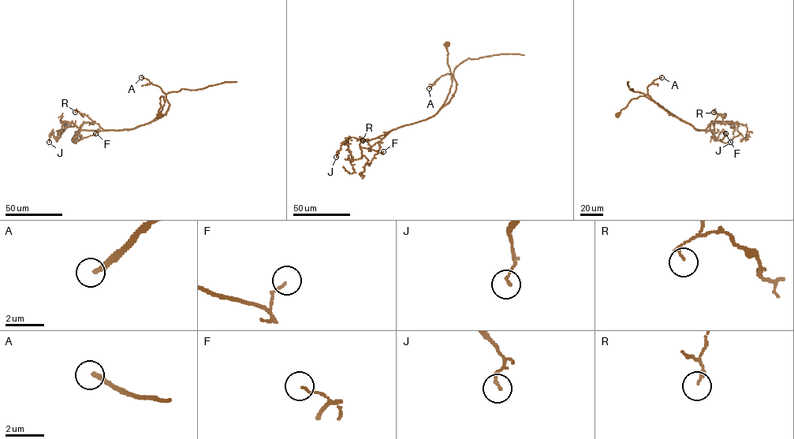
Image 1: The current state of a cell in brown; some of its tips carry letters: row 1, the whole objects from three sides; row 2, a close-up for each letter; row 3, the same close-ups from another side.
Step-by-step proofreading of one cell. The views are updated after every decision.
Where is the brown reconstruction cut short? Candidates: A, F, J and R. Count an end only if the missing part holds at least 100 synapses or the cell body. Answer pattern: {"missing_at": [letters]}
{"missing_at": ["A"]}

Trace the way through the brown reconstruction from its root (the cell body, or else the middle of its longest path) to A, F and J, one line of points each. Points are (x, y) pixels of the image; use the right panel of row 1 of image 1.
A: (617, 115), (631, 99), (643, 95), (654, 101), (682, 120), (660, 107), (648, 94), (647, 87), (661, 77)
F: (617, 115), (631, 99), (645, 96), (695, 129), (714, 130), (715, 140), (723, 139), (725, 133)
J: (617, 115), (631, 99), (645, 96), (698, 130), (713, 130), (711, 121), (715, 137), (723, 129), (730, 142)

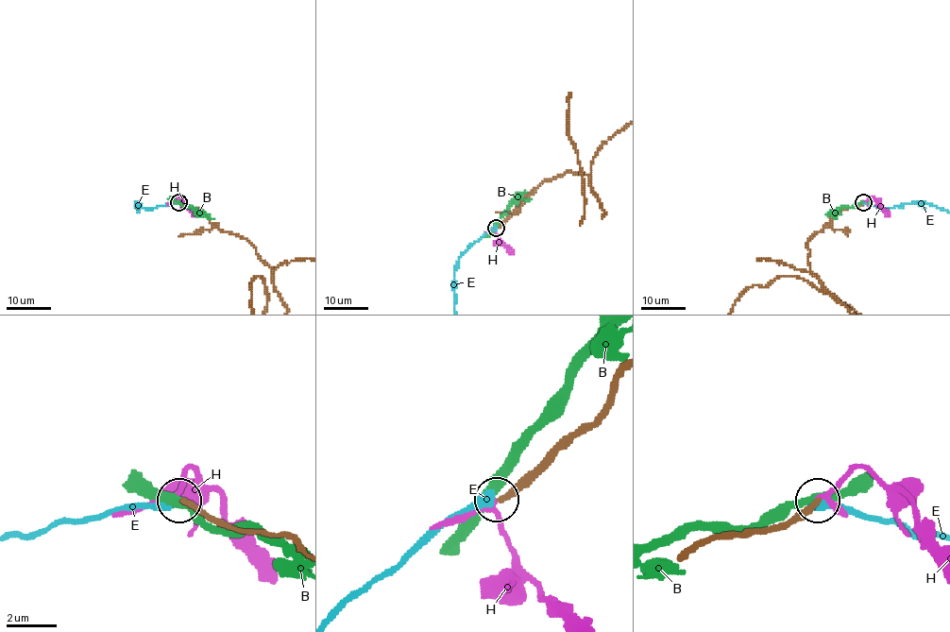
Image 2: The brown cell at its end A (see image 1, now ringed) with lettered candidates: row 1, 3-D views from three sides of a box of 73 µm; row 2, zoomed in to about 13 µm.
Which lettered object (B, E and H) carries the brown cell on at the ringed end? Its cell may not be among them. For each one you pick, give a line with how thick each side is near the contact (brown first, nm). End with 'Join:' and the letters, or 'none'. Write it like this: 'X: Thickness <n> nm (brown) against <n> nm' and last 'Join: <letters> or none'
H: Thickness 240 nm (brown) against 190 nm
Join: H

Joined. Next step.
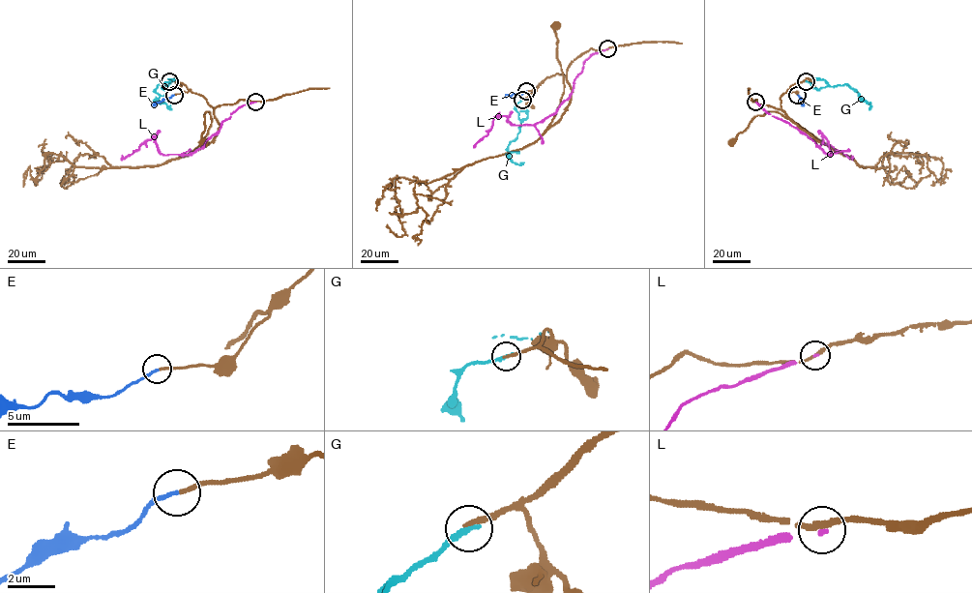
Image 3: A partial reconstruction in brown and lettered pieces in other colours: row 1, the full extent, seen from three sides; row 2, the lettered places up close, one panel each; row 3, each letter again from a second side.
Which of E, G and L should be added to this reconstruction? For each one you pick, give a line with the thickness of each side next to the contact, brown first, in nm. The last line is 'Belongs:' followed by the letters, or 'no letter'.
E: 170/170 nm
Belongs: E

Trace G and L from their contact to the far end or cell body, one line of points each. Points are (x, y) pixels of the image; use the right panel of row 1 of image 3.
G: (807, 81), (818, 90), (847, 84), (861, 100), (869, 103), (868, 109)
L: (755, 102), (768, 113), (795, 127), (826, 154), (831, 155), (823, 135), (825, 144), (850, 158), (851, 156)

